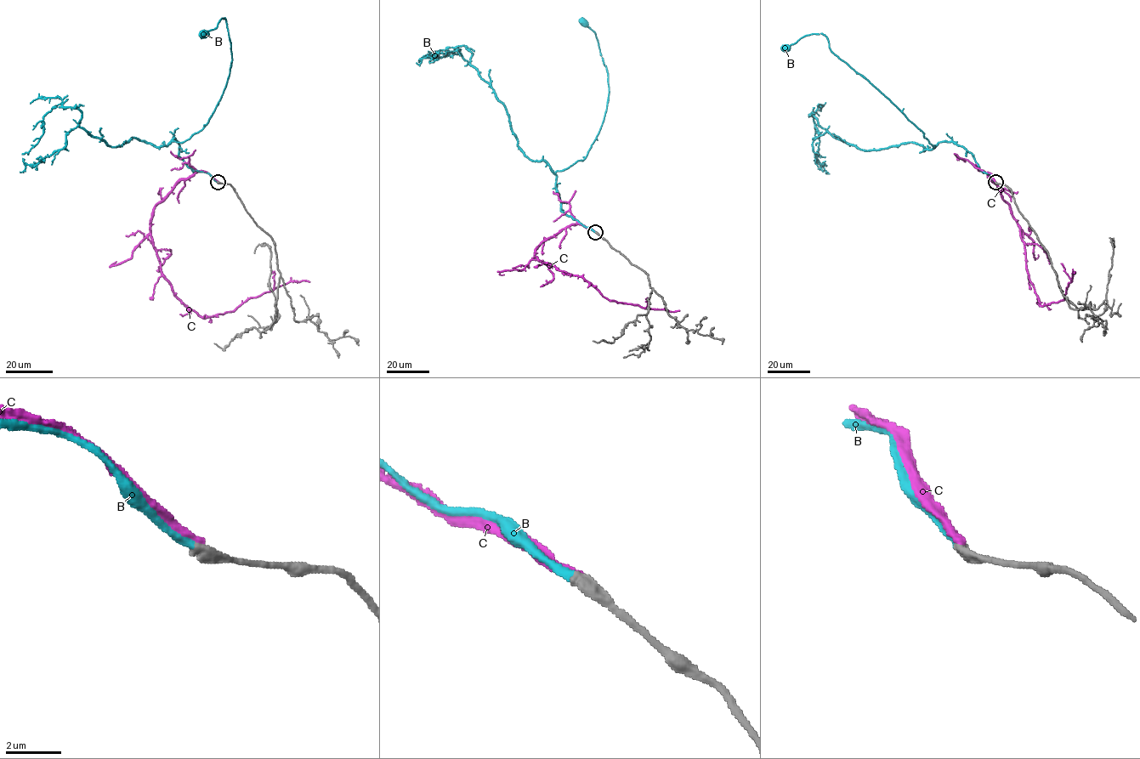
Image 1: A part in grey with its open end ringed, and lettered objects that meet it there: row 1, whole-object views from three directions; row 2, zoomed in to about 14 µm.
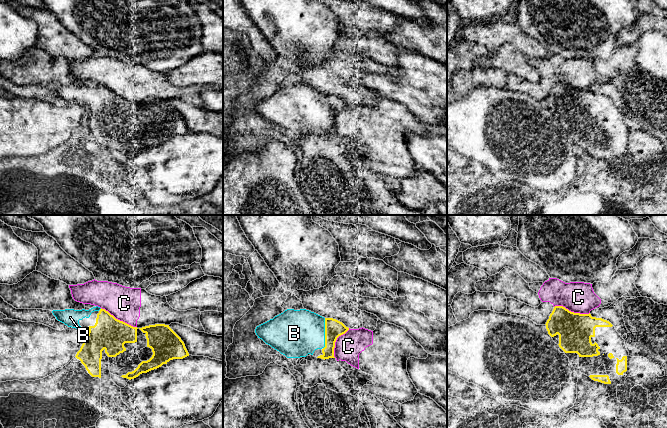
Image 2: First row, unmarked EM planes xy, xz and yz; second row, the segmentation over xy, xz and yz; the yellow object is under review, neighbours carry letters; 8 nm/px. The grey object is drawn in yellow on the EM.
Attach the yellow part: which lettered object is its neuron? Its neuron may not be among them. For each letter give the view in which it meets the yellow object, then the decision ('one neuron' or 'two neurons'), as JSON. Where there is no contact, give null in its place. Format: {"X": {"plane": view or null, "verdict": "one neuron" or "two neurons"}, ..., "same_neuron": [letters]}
{"B": {"plane": "xz", "verdict": "one neuron"}, "C": {"plane": "xy", "verdict": "two neurons"}, "same_neuron": ["B"]}

